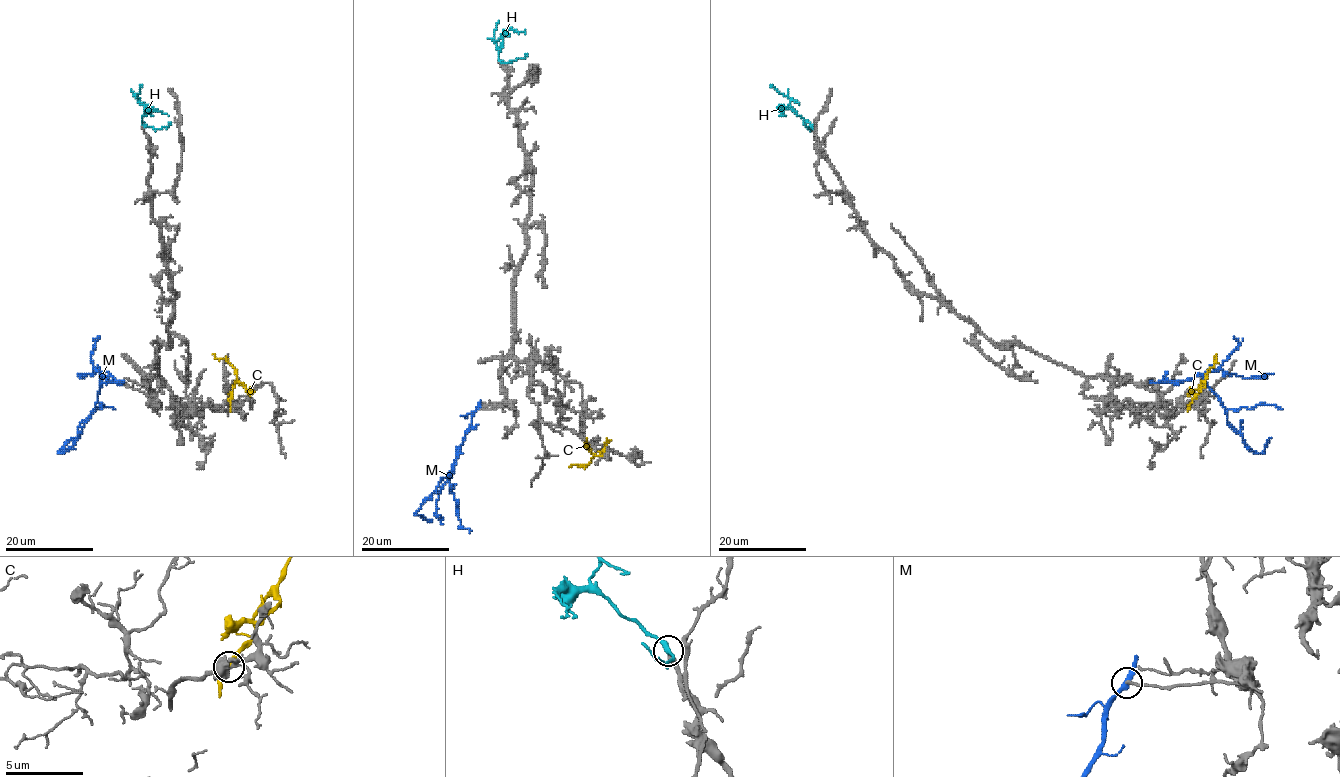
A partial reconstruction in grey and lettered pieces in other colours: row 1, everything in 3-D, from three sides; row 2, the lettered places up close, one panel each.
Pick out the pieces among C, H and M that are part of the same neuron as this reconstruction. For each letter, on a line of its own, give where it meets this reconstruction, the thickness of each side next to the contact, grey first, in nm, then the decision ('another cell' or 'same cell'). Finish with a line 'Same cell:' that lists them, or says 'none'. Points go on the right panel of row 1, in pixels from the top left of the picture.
C: meets grey at (1190, 403); 200 nm thick on the grey side, 220 nm on the other; another cell
H: meets grey at (810, 125); 320 nm thick on the grey side, 300 nm on the other; same cell
M: meets grey at (1157, 382); 170 nm thick on the grey side, 320 nm on the other; another cell
Same cell: H

